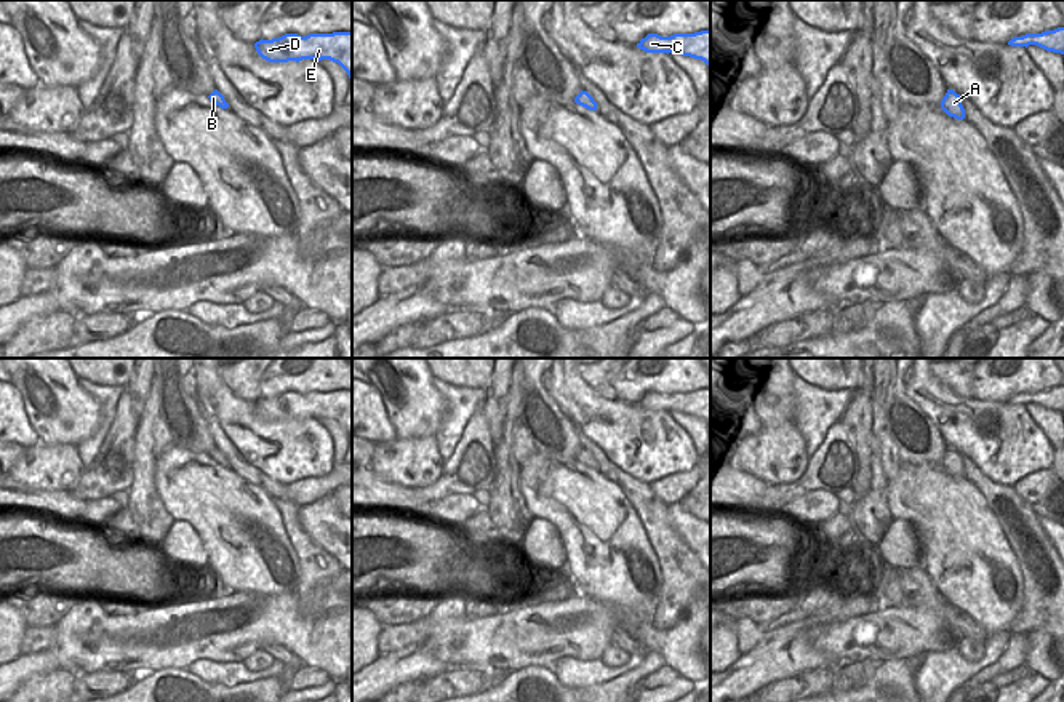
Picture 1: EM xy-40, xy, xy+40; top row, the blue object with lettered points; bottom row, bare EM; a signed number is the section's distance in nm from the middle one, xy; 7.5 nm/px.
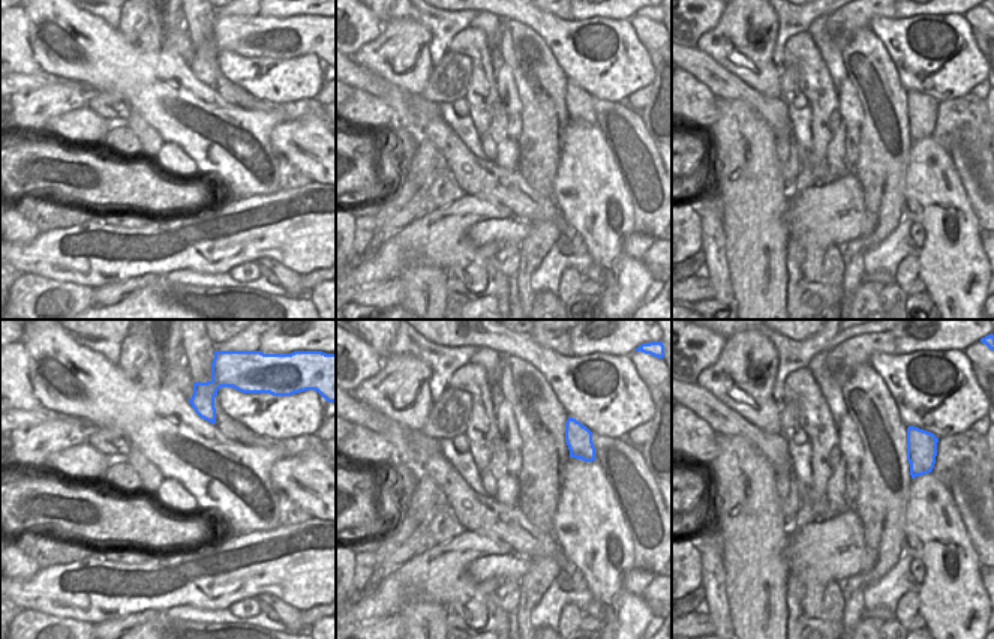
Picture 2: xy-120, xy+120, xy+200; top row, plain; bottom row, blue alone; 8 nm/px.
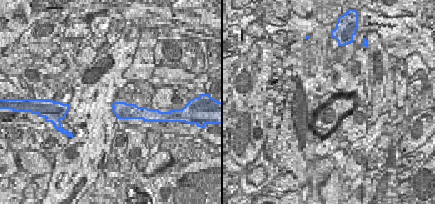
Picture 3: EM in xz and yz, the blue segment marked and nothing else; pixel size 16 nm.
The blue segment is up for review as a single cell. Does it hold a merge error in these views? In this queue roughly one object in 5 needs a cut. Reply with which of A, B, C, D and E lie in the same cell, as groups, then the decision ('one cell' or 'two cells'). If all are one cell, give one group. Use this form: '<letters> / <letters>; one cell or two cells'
A B C D E; one cell

